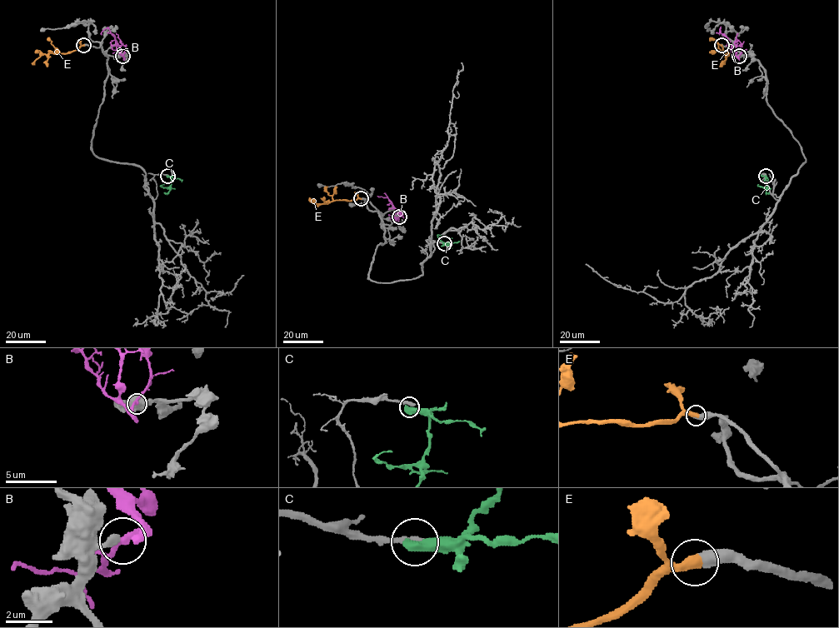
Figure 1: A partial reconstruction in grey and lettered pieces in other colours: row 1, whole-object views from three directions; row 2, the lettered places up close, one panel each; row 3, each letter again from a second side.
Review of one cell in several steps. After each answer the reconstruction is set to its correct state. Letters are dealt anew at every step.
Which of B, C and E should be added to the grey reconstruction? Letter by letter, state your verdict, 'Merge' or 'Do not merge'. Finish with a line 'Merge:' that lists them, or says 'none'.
B: Do not merge
C: Do not merge
E: Merge
Merge: E

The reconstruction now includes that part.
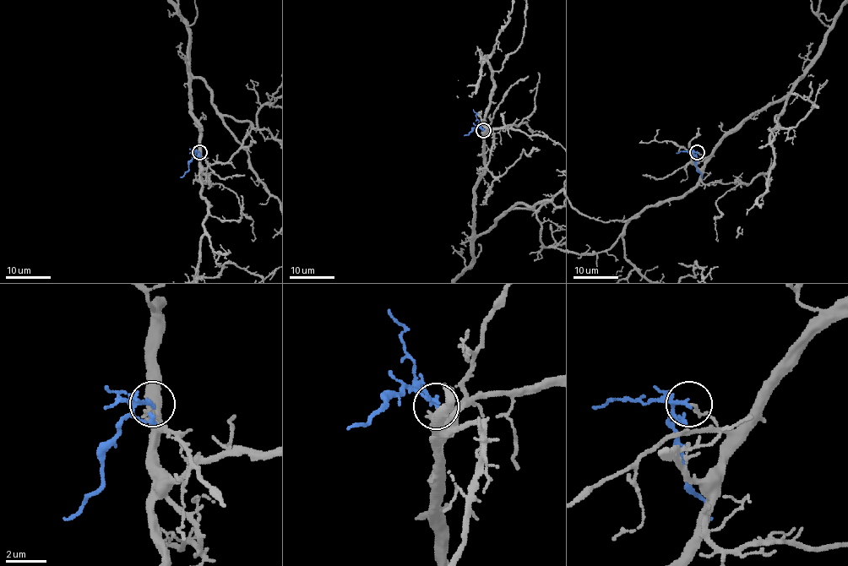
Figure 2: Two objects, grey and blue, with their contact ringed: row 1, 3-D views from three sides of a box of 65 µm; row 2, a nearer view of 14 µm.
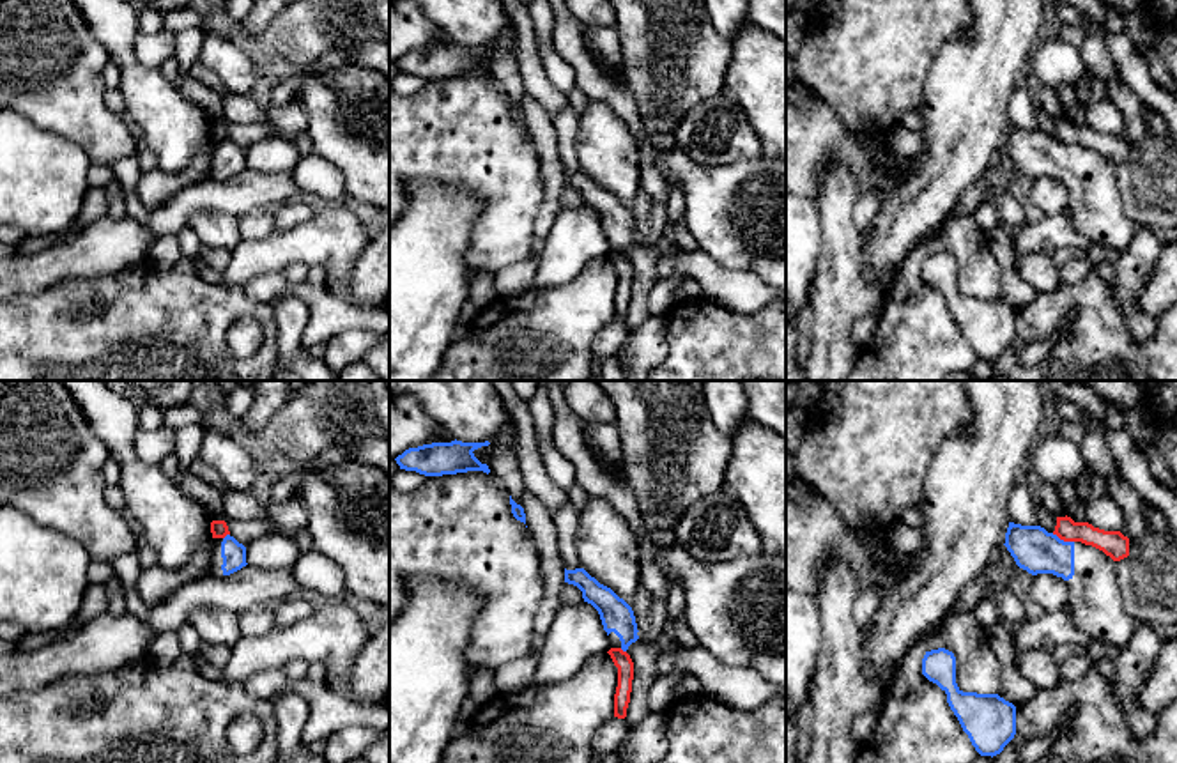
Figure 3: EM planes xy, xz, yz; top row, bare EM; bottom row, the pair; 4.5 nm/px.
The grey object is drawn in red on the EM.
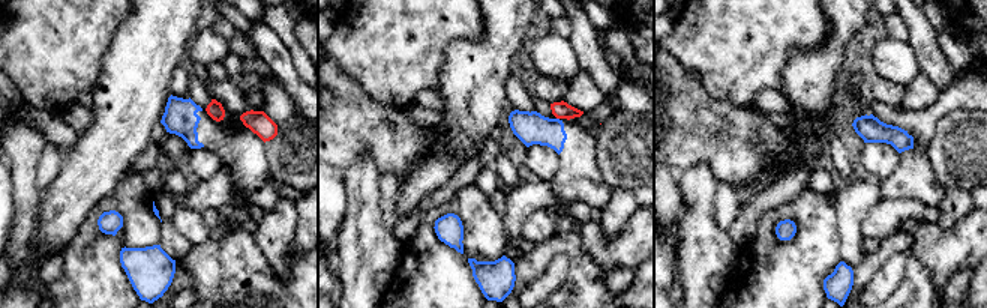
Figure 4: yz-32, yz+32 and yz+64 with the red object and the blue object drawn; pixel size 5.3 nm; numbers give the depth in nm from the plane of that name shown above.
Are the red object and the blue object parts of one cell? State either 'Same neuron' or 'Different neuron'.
Different neuron

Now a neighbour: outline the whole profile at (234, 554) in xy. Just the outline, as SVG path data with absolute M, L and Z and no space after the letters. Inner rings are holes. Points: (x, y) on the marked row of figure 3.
M234 536L212 538L209 561L209 572L212 575L230 575L246 565L246 547Z

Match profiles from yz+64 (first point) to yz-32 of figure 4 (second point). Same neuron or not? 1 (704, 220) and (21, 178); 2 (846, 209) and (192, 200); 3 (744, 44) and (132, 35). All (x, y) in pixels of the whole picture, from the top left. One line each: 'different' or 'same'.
1: same
2: same
3: different

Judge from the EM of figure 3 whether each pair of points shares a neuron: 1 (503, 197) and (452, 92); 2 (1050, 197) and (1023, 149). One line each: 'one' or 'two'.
1: one
2: two

